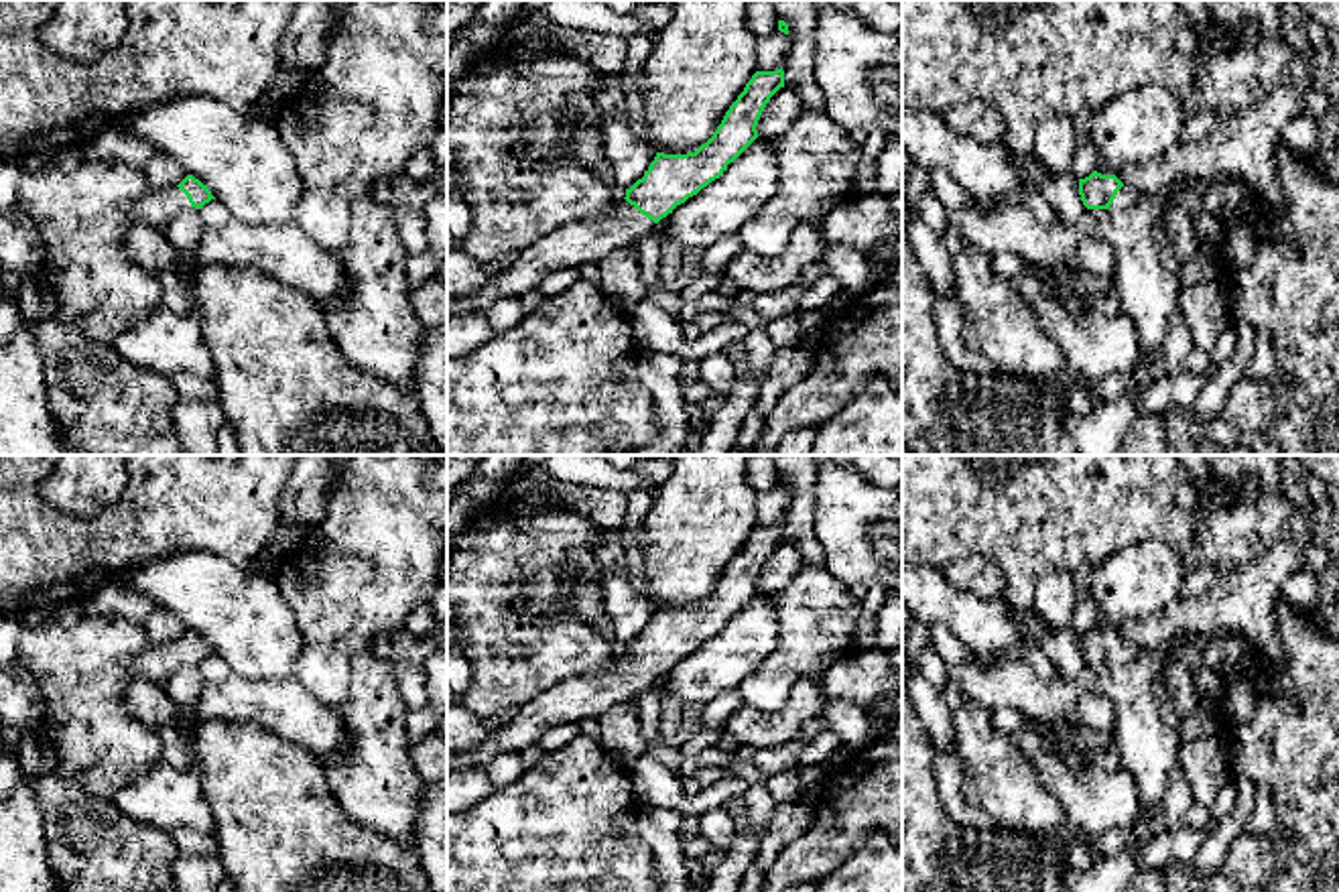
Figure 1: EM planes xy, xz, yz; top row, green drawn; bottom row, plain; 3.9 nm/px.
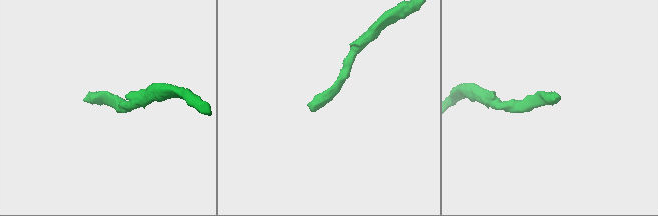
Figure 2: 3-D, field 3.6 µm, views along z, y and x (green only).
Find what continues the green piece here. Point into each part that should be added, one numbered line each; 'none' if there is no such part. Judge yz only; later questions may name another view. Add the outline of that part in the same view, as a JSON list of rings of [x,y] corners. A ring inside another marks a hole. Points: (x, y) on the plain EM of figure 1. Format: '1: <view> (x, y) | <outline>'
1: yz (1126, 651) | [[[1122,642],[1113,654],[1113,658],[1109,660],[1111,666],[1115,664],[1126,664],[1130,662],[1132,658],[1136,658],[1140,652],[1140,648],[1132,642]]]

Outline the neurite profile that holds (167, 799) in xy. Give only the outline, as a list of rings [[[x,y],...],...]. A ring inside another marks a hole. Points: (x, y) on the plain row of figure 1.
[[[165,758],[122,786],[112,801],[122,813],[152,829],[193,829],[213,835],[213,813],[197,770],[177,770]]]

